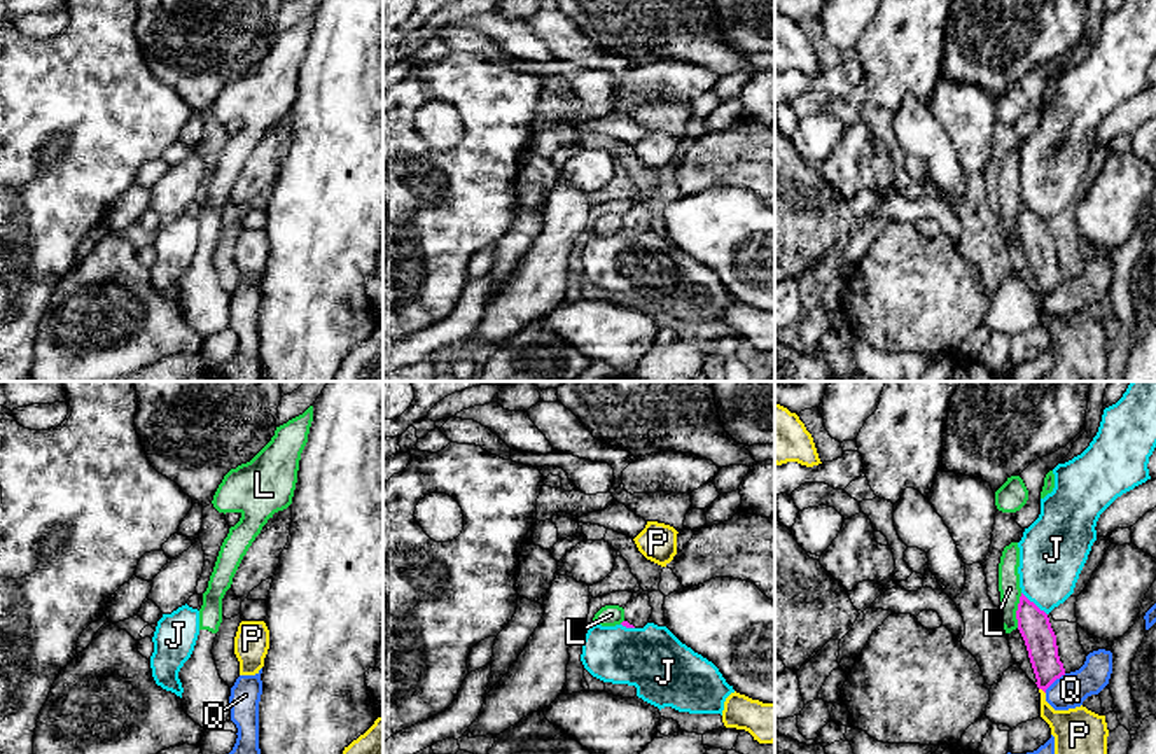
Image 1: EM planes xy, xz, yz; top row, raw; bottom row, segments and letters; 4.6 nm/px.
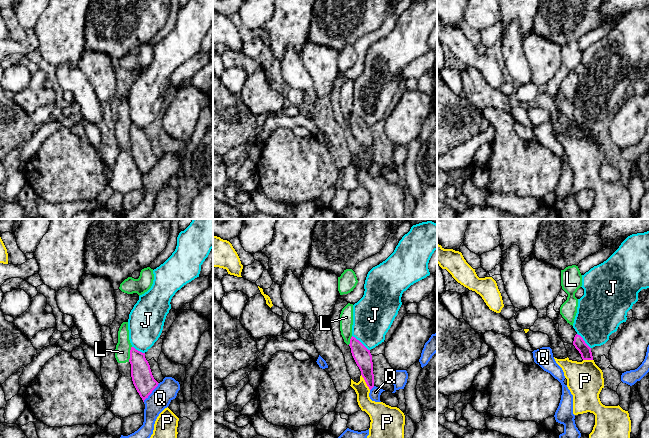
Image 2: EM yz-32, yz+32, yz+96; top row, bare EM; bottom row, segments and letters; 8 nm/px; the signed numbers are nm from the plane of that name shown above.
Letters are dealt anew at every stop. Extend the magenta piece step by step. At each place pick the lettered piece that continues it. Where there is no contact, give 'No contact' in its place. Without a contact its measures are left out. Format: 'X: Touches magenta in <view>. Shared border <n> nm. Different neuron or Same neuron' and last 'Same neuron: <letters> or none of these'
J: Touches magenta in yz. Shared border 160 nm. Different neuron
L: Touches magenta in yz. Shared border 160 nm. Different neuron
P: Touches magenta in yz. Shared border 40 nm. Different neuron
Q: Touches magenta in yz. Shared border 130 nm. Different neuron
Same neuron: none of these

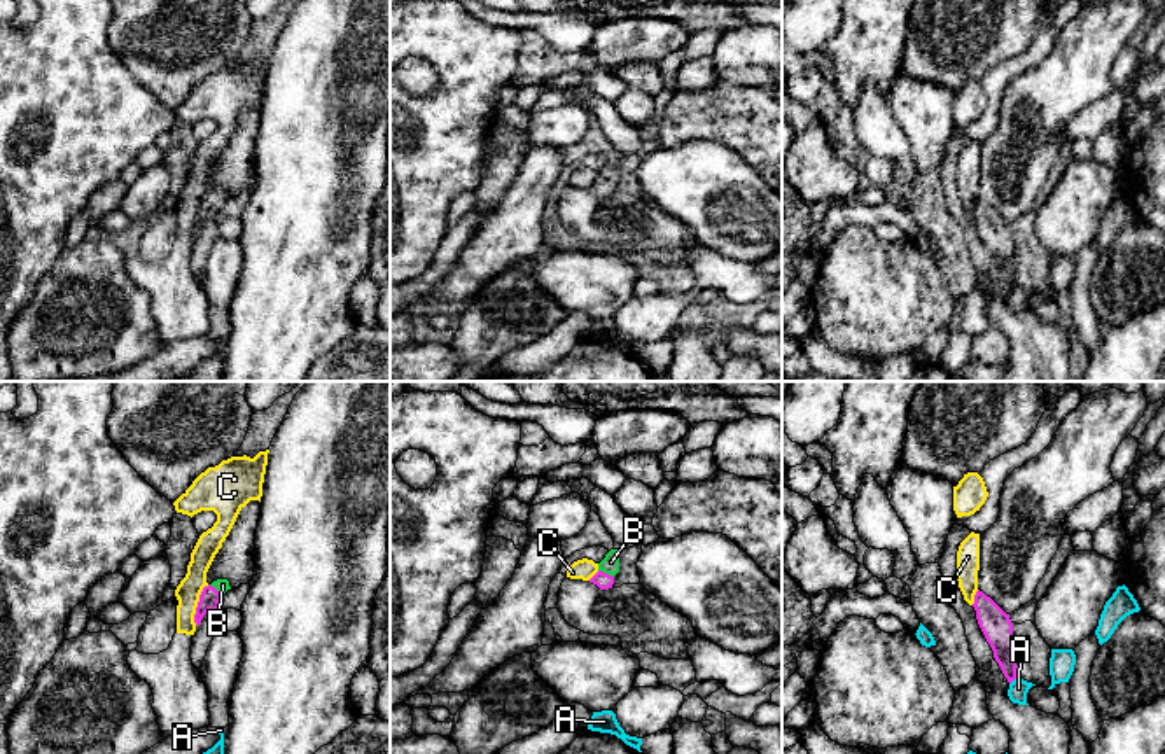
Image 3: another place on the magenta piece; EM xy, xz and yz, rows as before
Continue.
A: Touches magenta in yz. Shared border 50 nm. Different neuron
B: Touches magenta in xz. Shared border 80 nm. Same neuron
C: Touches magenta in xy. Shared border 200 nm. Different neuron
Same neuron: B

